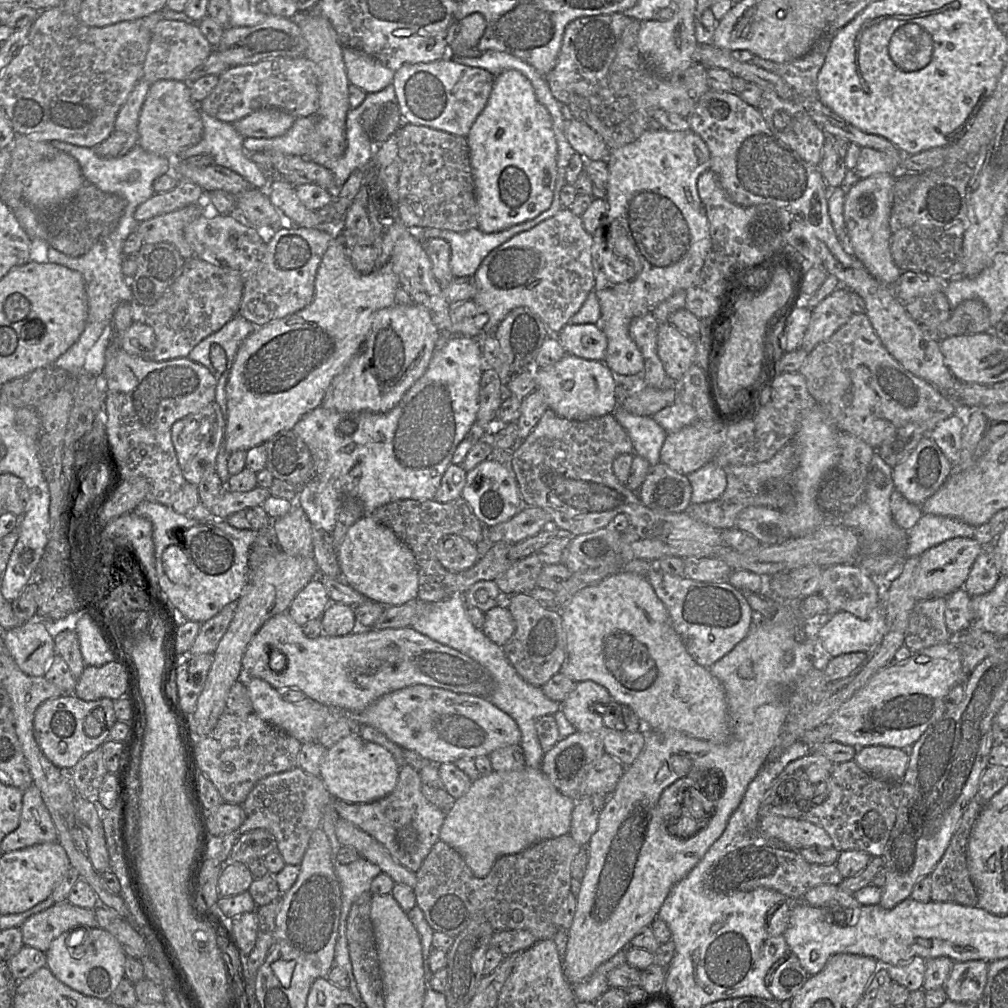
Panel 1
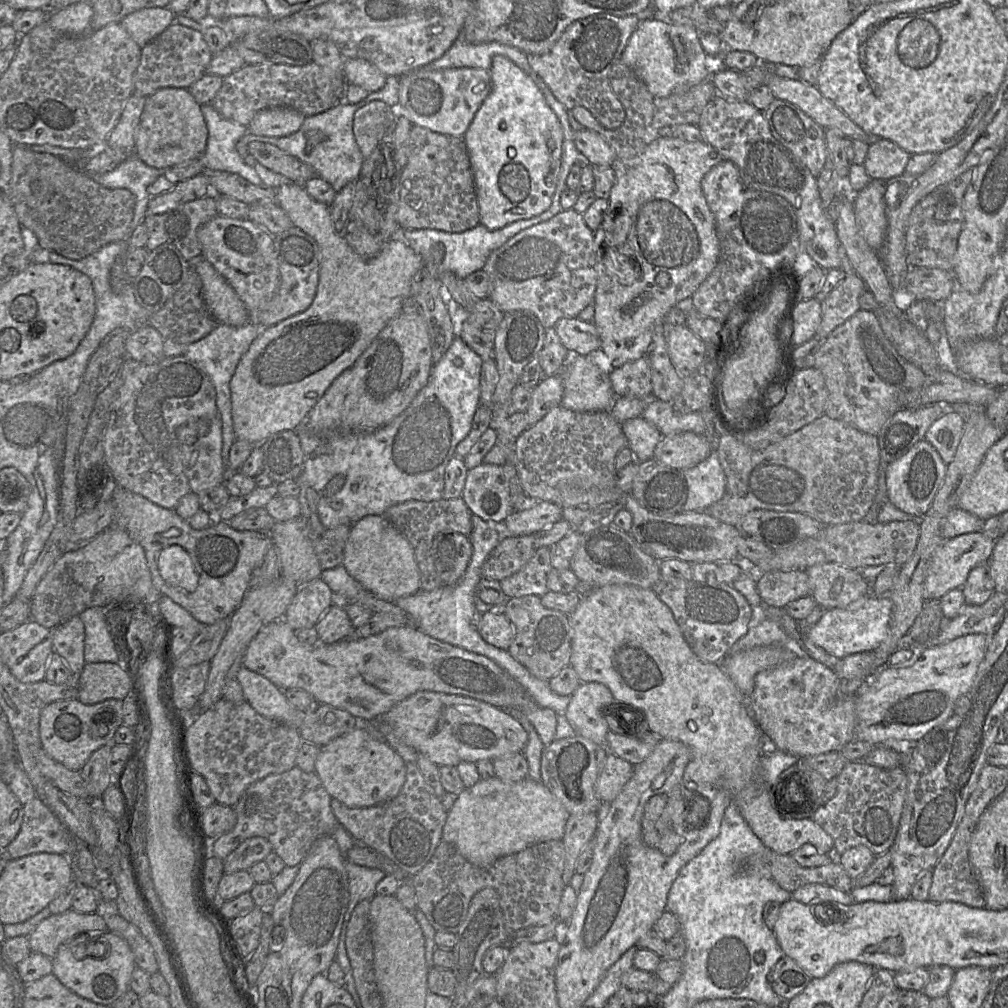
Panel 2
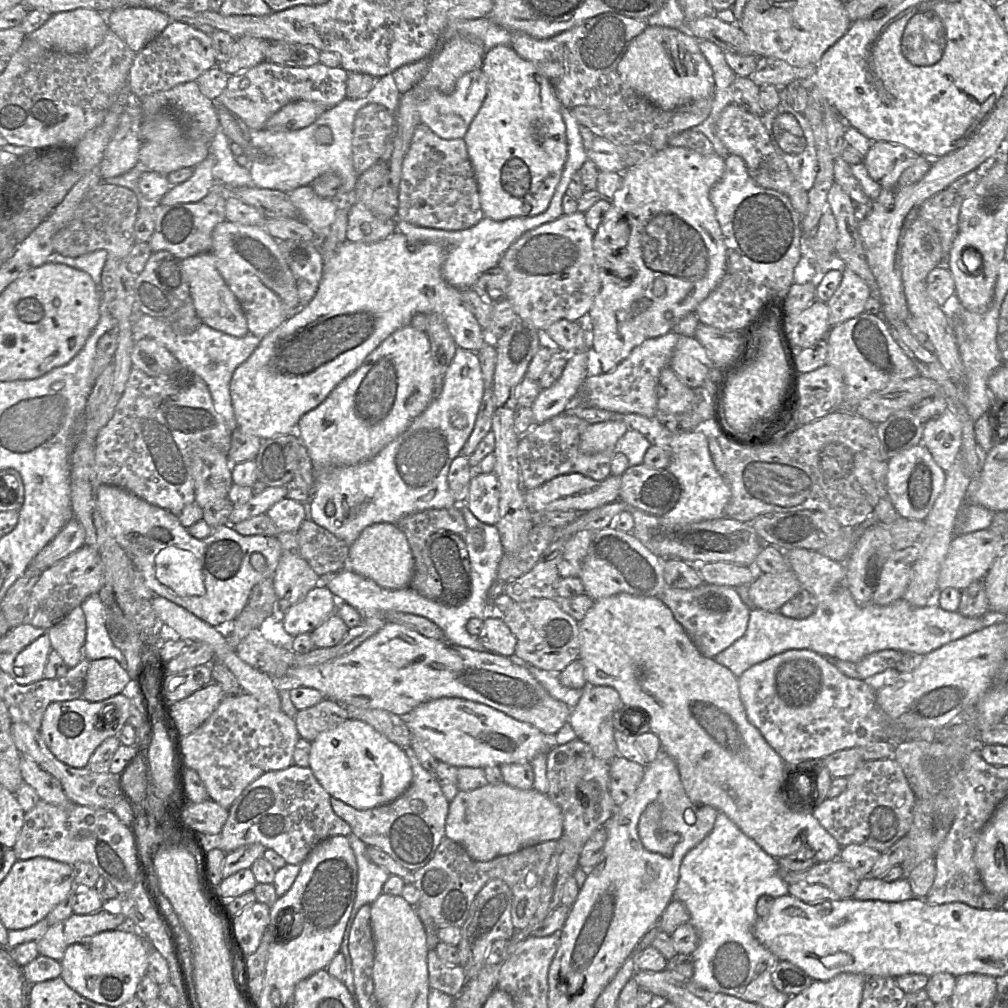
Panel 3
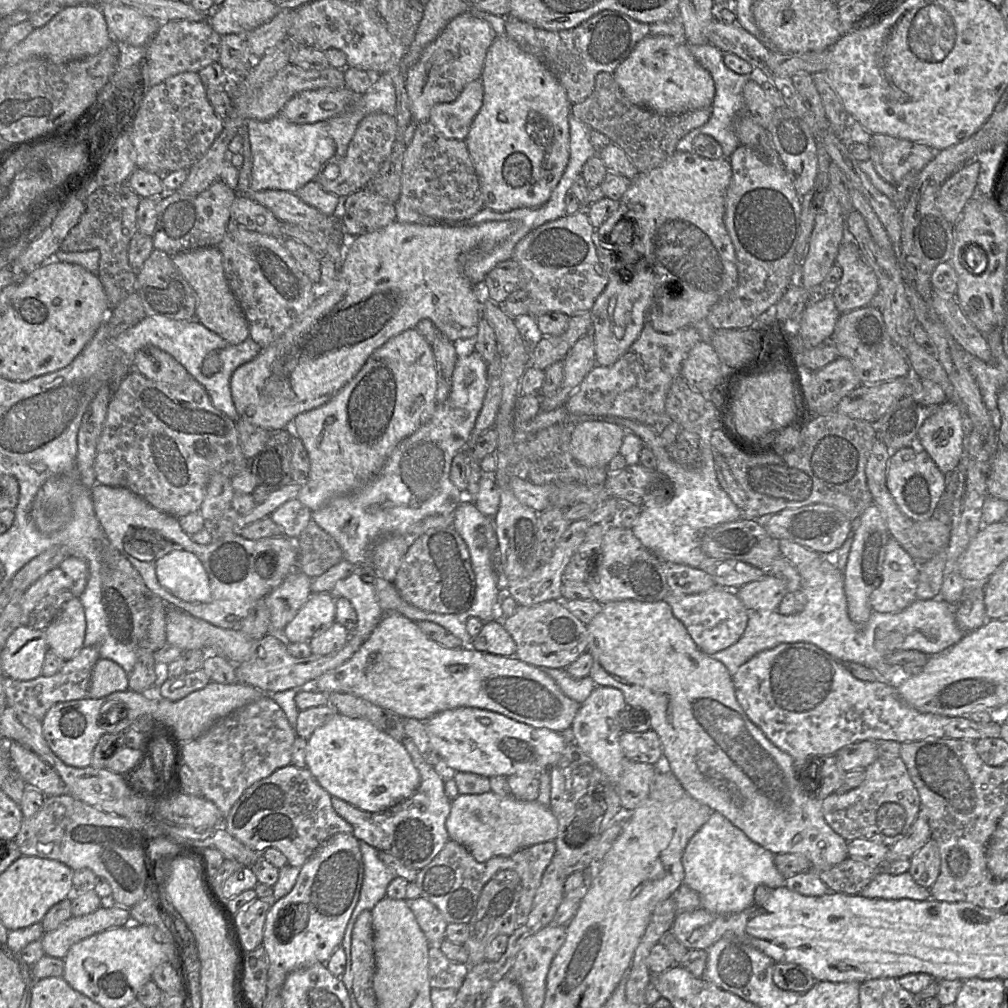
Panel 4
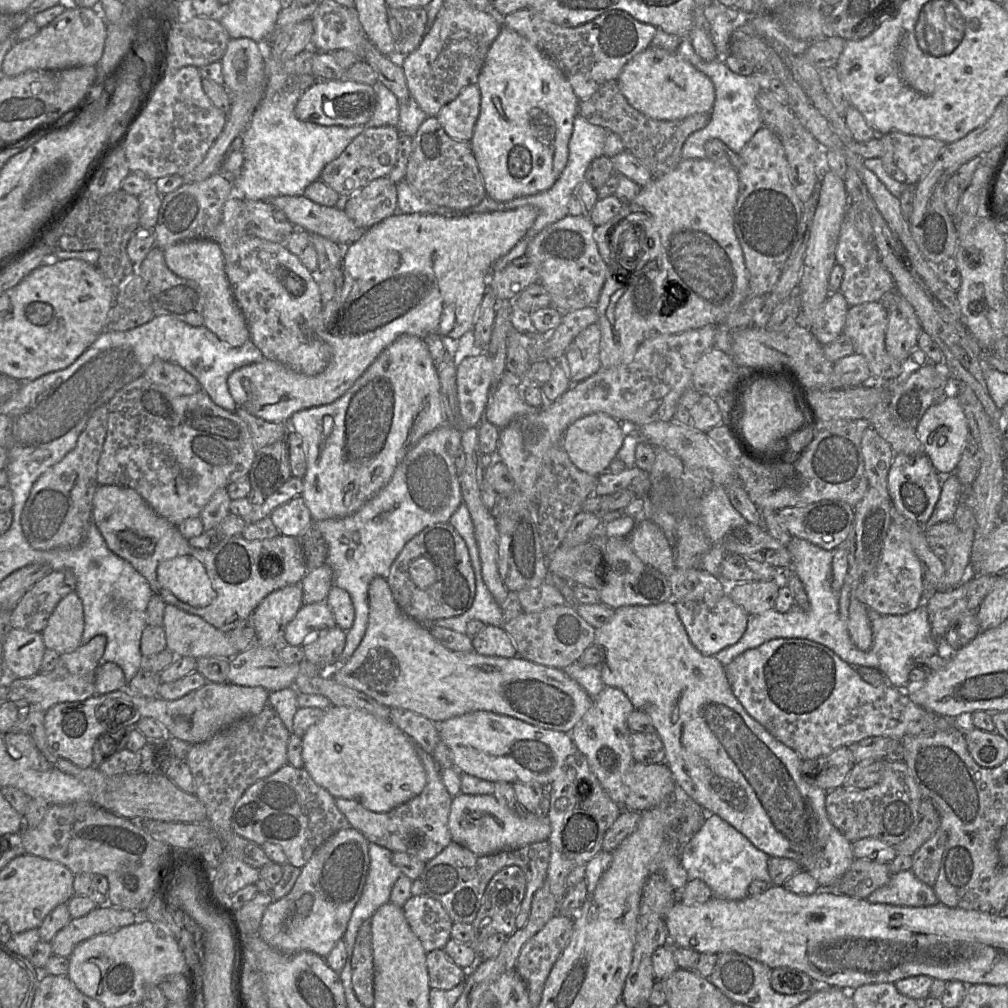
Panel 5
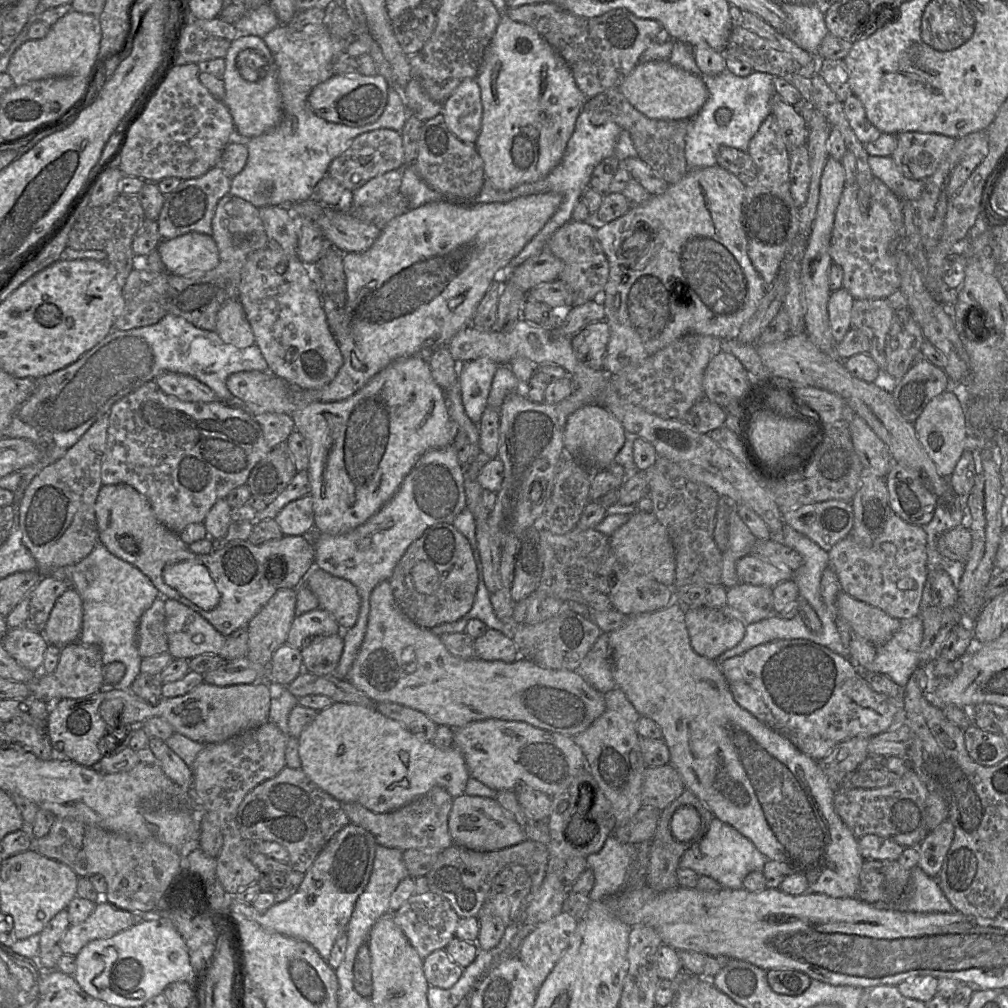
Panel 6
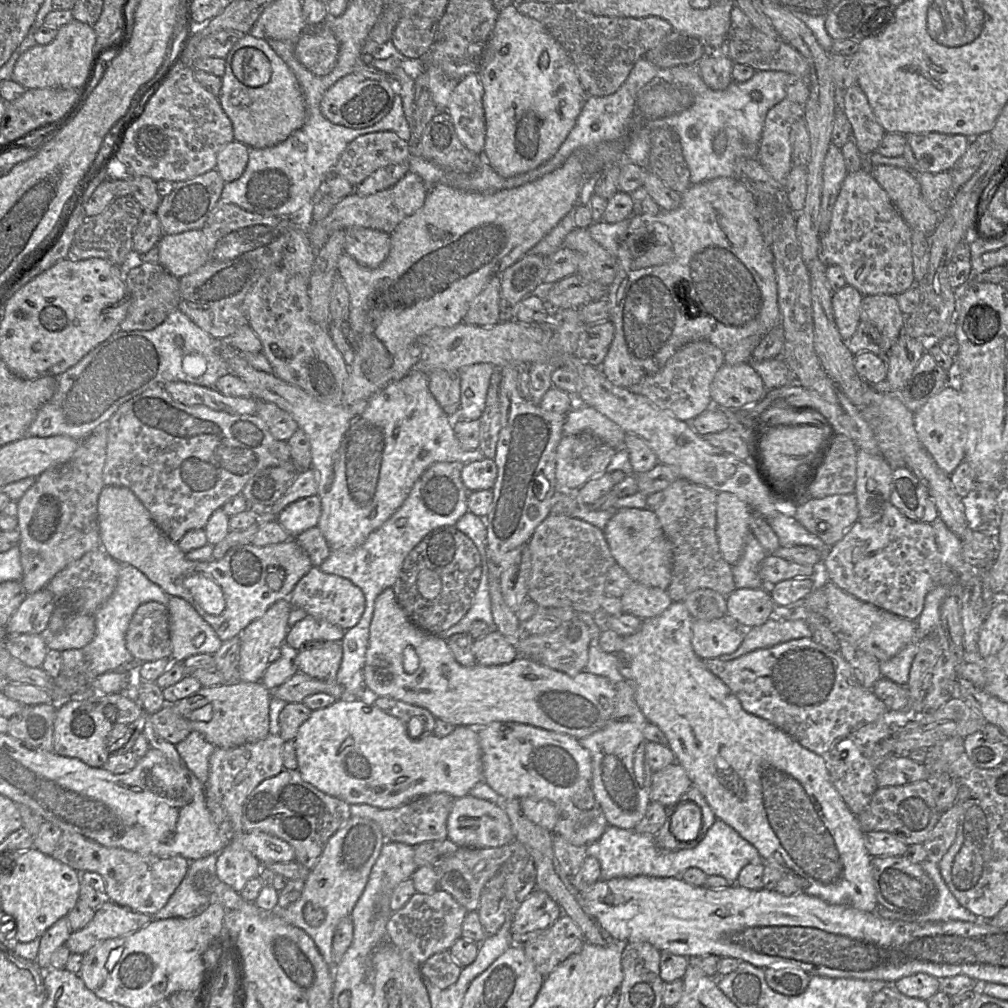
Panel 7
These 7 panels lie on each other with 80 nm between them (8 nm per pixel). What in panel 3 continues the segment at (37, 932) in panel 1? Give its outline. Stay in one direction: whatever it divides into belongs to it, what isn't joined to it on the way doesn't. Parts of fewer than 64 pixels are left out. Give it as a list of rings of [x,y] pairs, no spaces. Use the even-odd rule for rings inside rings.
[[[101,909],[86,915],[72,914],[66,920],[49,926],[46,933],[36,941],[39,955],[61,961],[66,948],[82,938],[100,932],[131,926],[121,913],[109,913]]]

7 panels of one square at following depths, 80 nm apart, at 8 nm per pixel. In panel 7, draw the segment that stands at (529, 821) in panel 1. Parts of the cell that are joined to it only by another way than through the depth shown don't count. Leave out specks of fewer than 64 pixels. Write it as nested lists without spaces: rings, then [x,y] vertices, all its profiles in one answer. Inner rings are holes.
[[[470,794],[455,799],[447,820],[447,835],[459,847],[467,848],[496,848],[515,840],[511,822],[502,805]]]

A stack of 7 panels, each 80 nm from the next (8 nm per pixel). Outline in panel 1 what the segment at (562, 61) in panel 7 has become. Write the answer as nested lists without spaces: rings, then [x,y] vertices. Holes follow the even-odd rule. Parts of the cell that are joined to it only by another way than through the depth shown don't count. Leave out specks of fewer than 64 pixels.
[[[510,69],[503,71],[501,74],[495,77],[494,86],[487,104],[473,123],[468,135],[466,136],[466,141],[470,151],[475,198],[478,207],[478,229],[484,233],[498,232],[513,225],[531,220],[550,207],[553,199],[553,190],[557,171],[557,143],[552,128],[552,118],[547,109],[537,100],[535,91],[530,81],[521,72]]]

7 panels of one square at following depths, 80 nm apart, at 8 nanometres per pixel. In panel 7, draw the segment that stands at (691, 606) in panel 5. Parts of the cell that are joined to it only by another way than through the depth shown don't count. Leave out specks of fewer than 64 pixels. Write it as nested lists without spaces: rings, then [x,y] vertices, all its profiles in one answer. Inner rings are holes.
[[[727,615],[714,620],[693,620],[692,649],[701,659],[719,658],[736,651],[745,631]]]

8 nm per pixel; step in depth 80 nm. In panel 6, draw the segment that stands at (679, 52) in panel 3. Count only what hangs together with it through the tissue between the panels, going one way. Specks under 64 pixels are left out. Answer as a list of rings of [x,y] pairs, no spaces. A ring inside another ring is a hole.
[[[668,60],[638,63],[619,84],[619,90],[639,112],[649,118],[662,120],[692,119],[708,98],[707,87],[701,78],[672,65]]]

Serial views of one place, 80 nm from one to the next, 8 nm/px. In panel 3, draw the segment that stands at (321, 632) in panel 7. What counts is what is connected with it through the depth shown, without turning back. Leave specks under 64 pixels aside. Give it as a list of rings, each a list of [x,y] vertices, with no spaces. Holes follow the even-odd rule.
[[[317,585],[282,614],[284,630],[293,637],[312,633],[336,611],[337,603],[327,586]]]

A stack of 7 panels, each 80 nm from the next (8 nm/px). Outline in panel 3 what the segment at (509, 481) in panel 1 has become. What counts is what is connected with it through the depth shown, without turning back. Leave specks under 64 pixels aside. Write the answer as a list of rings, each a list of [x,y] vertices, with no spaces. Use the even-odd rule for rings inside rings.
[[[476,471],[471,477],[466,505],[475,517],[488,525],[499,520],[499,481],[494,472]]]

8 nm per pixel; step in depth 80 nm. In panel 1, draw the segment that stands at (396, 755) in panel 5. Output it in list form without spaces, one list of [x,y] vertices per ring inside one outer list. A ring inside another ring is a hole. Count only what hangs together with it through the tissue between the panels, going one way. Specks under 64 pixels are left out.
[[[359,734],[349,735],[327,749],[320,765],[320,778],[334,799],[348,803],[369,803],[384,798],[396,787],[400,766],[393,755],[383,746],[364,740]]]

